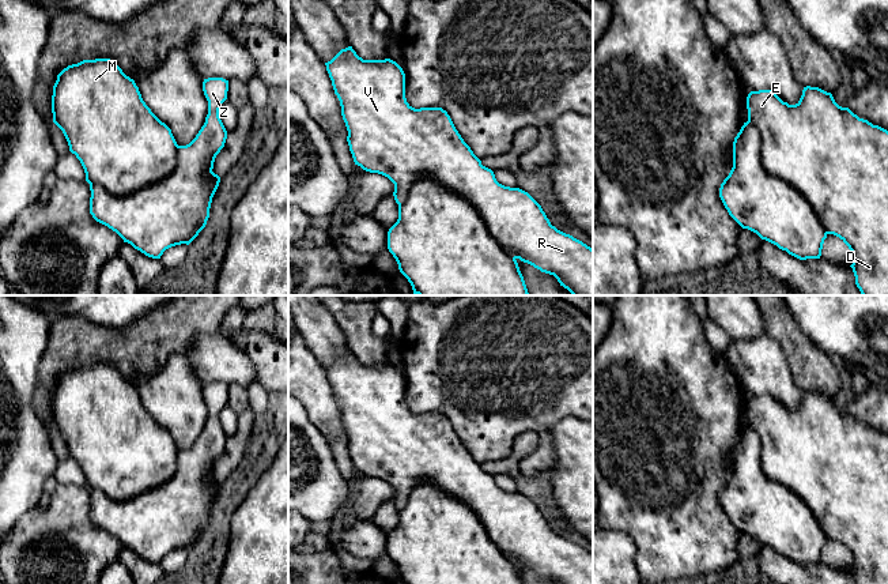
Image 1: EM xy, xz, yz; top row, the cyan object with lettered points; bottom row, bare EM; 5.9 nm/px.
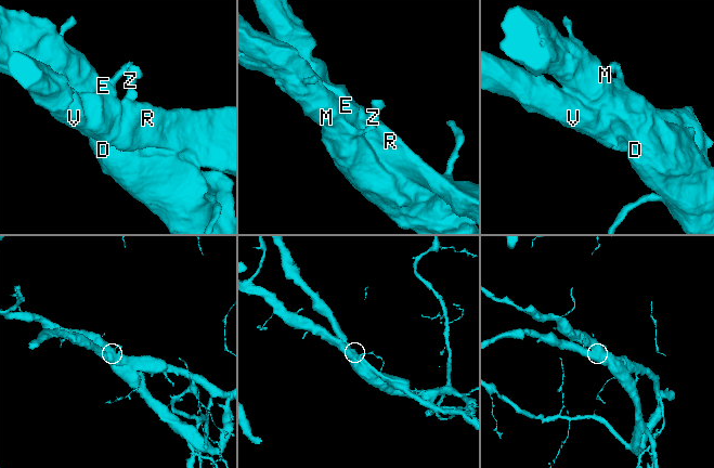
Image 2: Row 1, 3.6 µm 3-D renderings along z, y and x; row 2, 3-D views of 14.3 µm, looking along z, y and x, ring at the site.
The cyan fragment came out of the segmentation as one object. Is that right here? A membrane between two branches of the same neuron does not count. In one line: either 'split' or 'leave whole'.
split

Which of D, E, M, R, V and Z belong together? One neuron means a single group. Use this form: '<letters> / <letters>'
D E M / R V Z

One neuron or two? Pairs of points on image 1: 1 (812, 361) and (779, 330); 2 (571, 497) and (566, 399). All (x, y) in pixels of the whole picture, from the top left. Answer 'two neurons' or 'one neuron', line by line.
1: one neuron
2: two neurons

